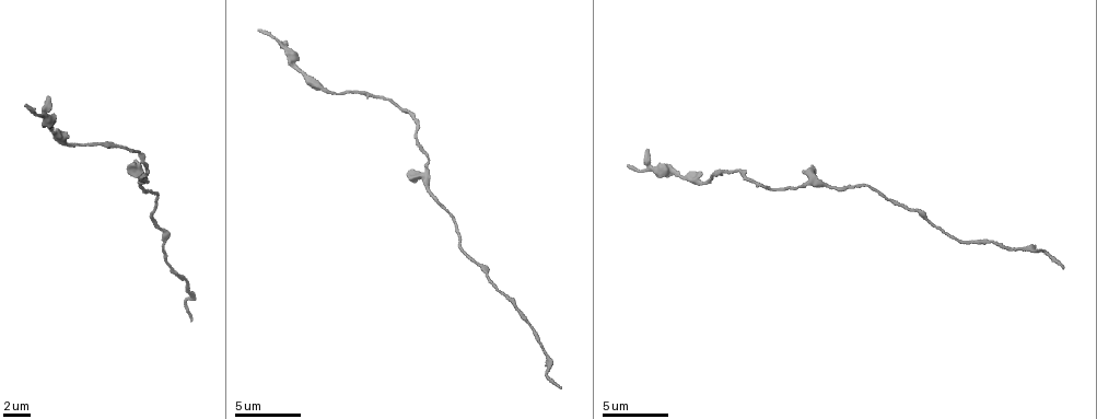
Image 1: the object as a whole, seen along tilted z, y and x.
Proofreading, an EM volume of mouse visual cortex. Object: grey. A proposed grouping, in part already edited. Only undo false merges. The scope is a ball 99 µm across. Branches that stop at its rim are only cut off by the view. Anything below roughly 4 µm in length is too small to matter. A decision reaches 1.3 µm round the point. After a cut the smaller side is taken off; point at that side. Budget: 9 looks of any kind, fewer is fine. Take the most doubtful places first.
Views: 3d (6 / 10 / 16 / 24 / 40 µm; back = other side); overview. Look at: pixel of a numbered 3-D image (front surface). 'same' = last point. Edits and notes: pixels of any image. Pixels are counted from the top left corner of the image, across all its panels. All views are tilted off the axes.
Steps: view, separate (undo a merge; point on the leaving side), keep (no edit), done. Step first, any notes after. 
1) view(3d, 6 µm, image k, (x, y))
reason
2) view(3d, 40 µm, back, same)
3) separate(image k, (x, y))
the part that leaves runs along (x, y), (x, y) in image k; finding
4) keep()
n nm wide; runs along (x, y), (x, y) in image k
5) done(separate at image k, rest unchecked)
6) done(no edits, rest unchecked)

view(3d, 10 µm, image 1, (430, 197))

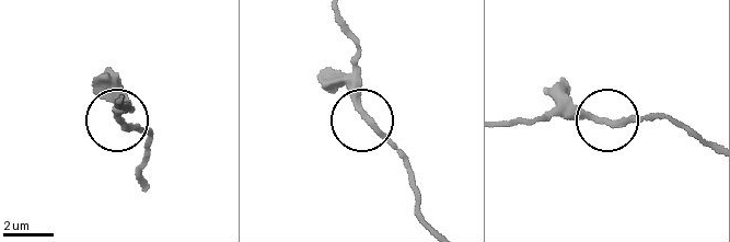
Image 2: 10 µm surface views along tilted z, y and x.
view(3d, 10 µm, back, image 2, (120, 120))

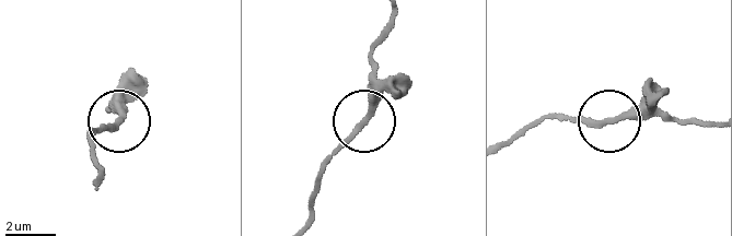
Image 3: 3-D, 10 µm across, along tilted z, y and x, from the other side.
keep()
one neuron here

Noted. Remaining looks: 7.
view(3d, 16 µm, image 1, (487, 273))
thick turns thin

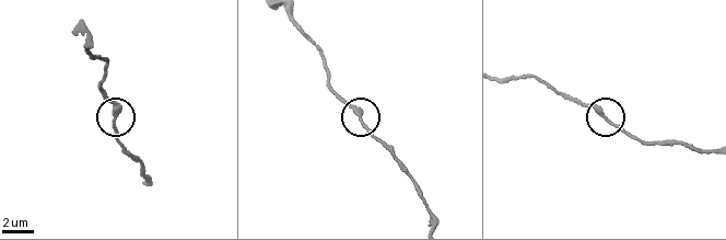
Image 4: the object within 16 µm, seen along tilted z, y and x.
keep()
250 nm wide; runs along (296, 22), (320, 56), (330, 89), (386, 145) in image 4; one neuron here

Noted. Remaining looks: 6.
view(3d, 6 µm, image 1, (72, 146))
thick turns thin

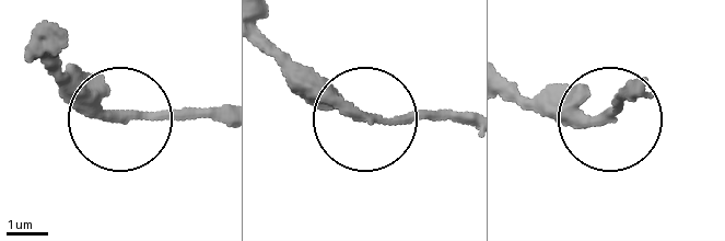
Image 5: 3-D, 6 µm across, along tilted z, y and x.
view(3d, 6 µm, back, image 5, (114, 115))

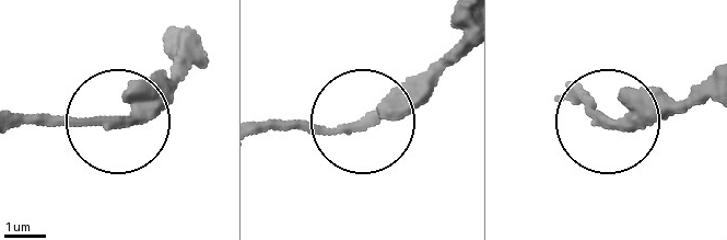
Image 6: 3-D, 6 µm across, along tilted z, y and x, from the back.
keep()
runs along (260, 133), (362, 121), (434, 59) in image 6; continuous, no second neuron

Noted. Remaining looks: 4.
view(3d, 10 µm, image 1, (1012, 250))
thick turns thin

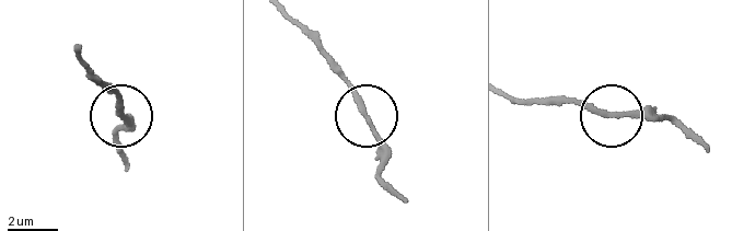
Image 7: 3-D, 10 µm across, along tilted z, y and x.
keep()
210 nm wide; runs along (78, 44), (93, 76), (112, 90), (126, 125), (122, 128) in image 7; all the same neuron

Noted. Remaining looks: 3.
done(no edits, rest unchecked)

